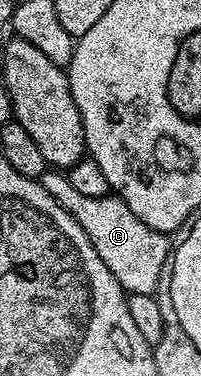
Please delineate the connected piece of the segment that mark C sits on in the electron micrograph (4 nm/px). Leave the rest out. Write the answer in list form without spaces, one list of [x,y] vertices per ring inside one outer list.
[[[49,169],[41,182],[43,188],[75,218],[77,225],[85,229],[85,237],[89,237],[93,249],[97,249],[97,257],[105,261],[105,269],[117,277],[124,292],[132,295],[155,295],[158,292],[169,263],[168,236],[164,232],[149,229],[149,225],[145,225],[145,221],[141,221],[141,217],[137,217],[137,213],[133,213],[133,209],[129,209],[129,205],[125,205],[125,201],[114,193],[86,195],[73,189],[66,174],[58,170]]]

